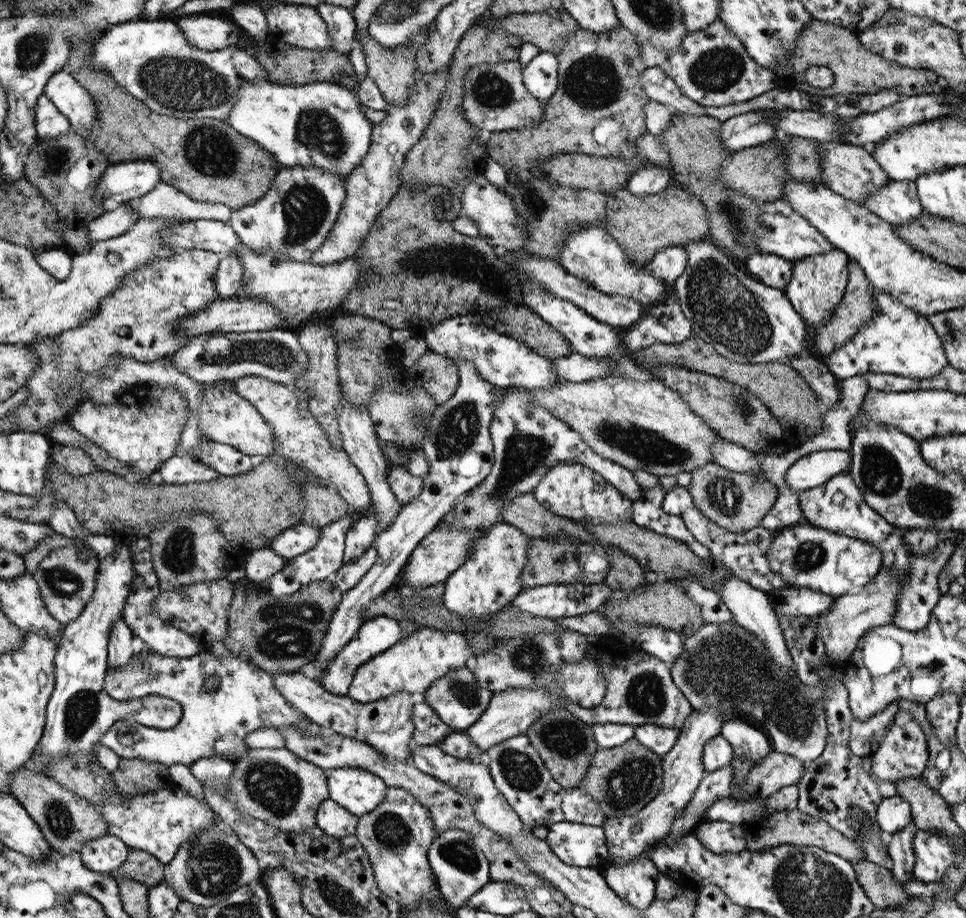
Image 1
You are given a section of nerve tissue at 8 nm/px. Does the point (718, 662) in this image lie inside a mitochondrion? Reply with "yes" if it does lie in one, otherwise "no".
yes

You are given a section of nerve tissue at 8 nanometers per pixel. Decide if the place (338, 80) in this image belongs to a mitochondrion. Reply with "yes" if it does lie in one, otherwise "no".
no

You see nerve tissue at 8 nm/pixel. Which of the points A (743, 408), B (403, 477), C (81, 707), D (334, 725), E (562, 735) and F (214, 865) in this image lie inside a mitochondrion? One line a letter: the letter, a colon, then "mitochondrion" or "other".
A: mitochondrion
B: other
C: mitochondrion
D: other
E: mitochondrion
F: mitochondrion

